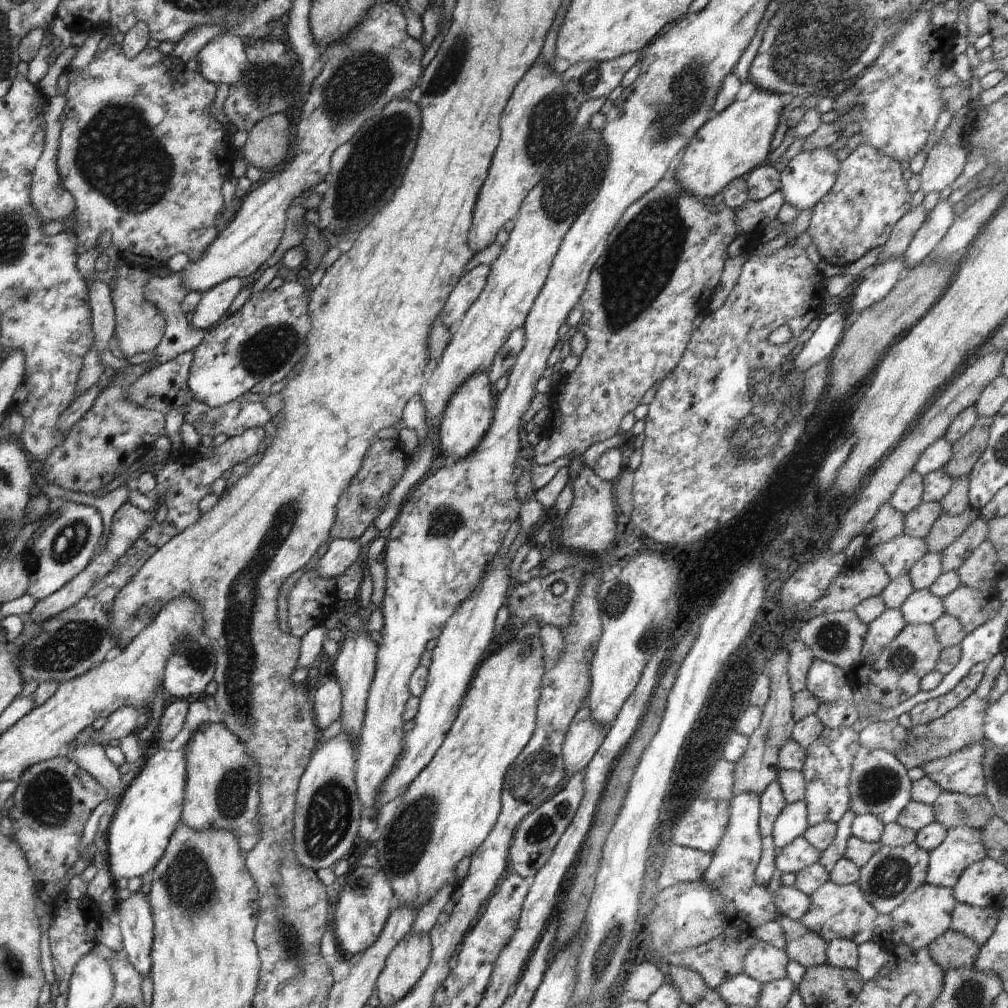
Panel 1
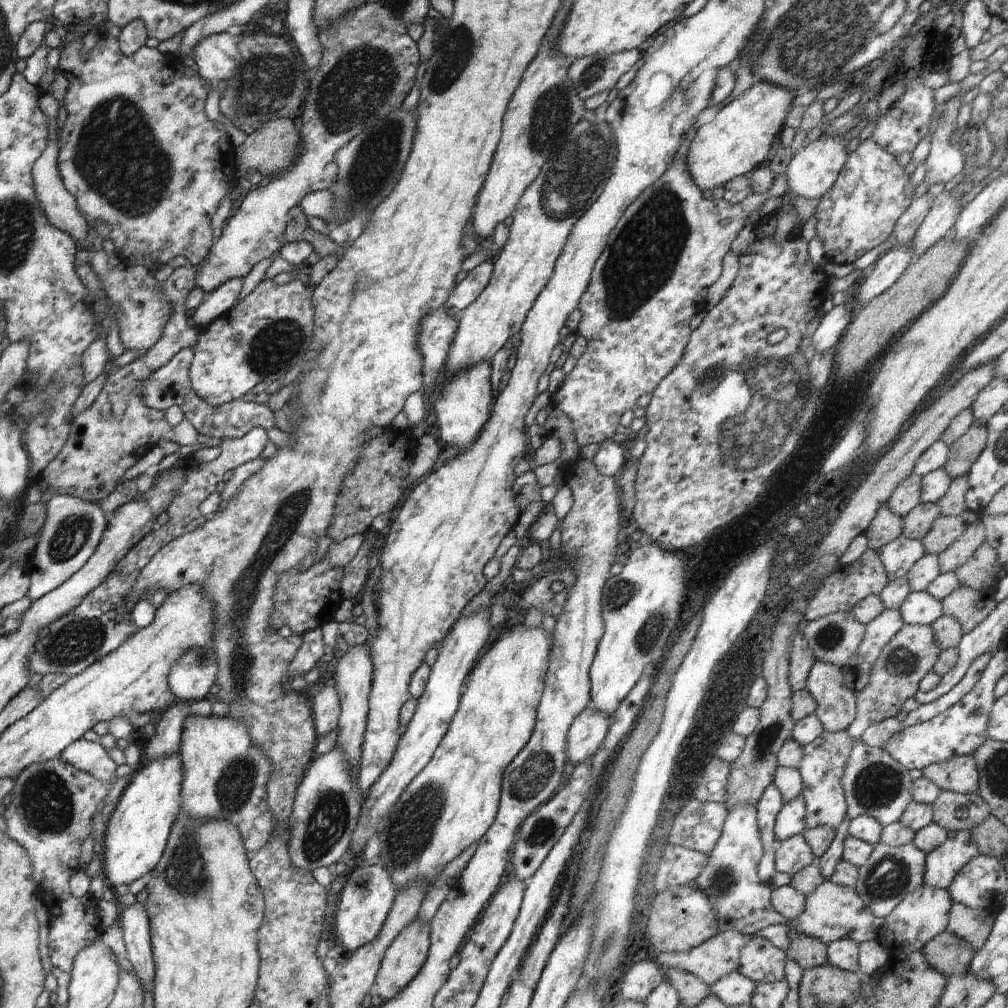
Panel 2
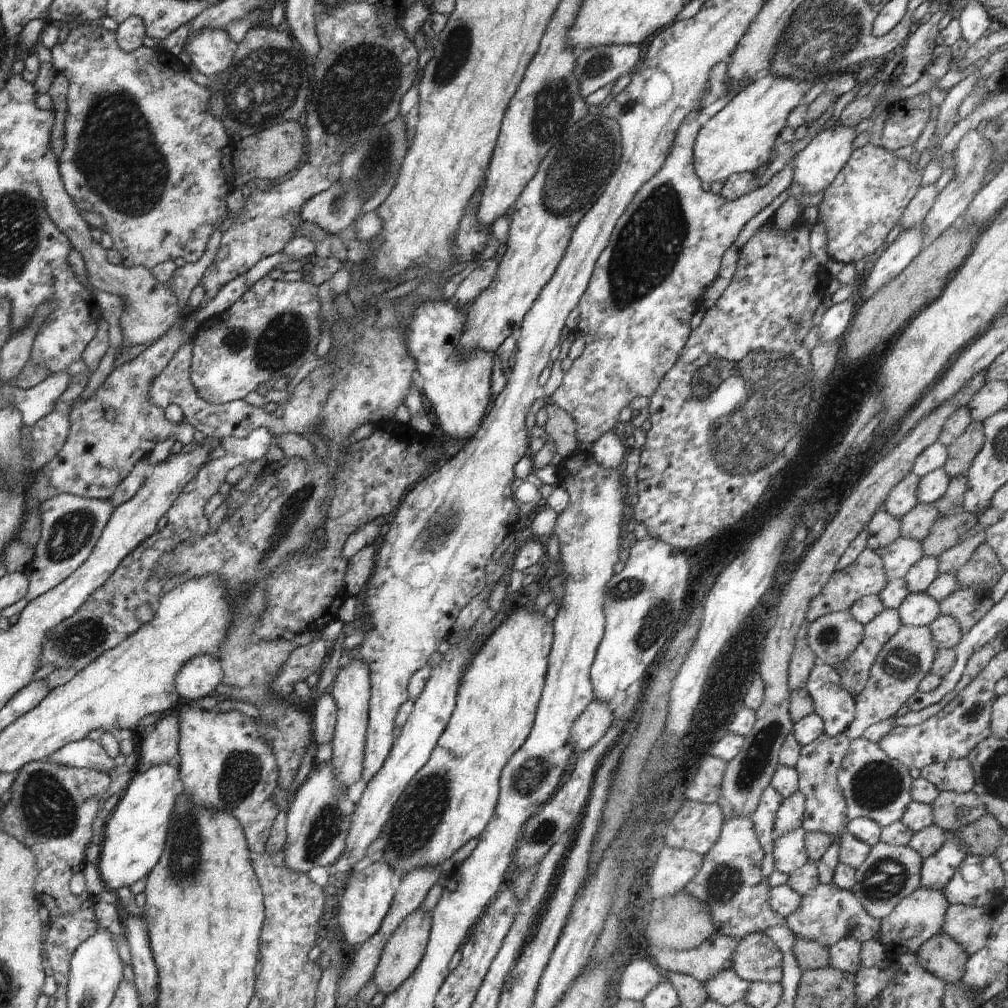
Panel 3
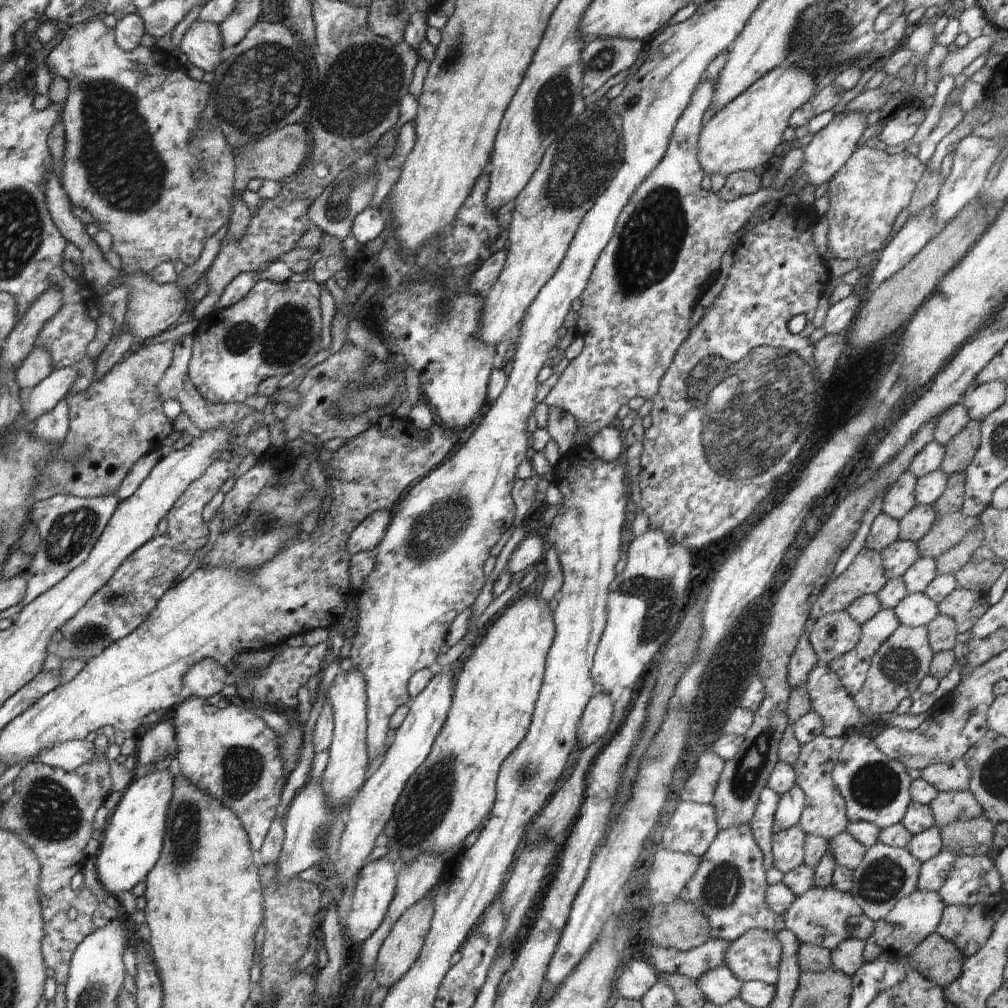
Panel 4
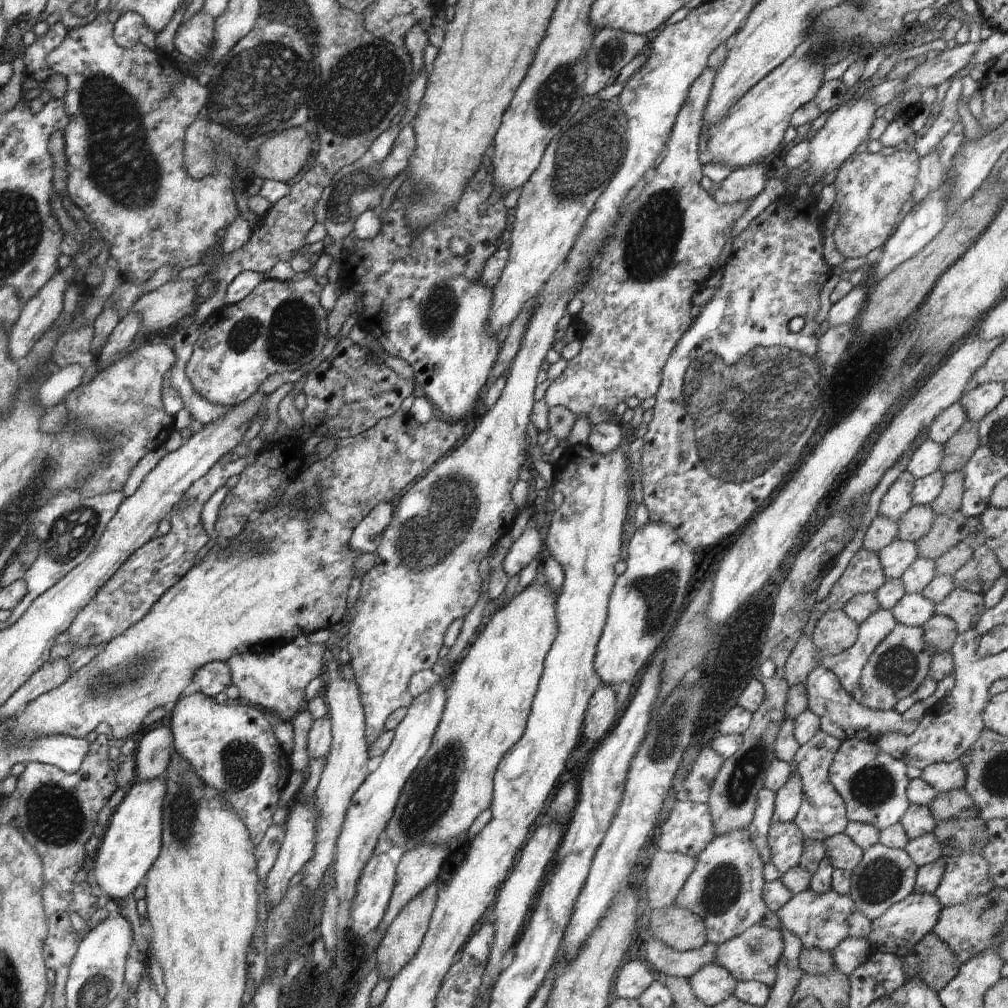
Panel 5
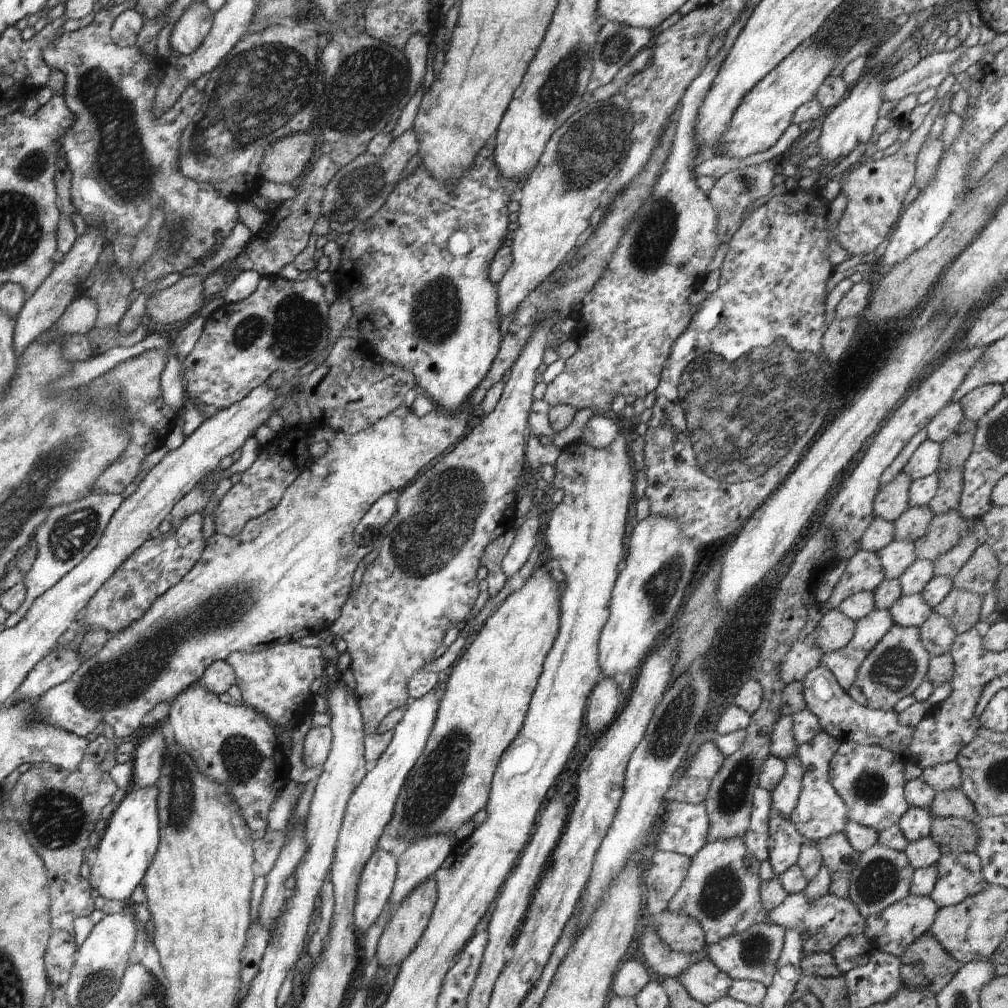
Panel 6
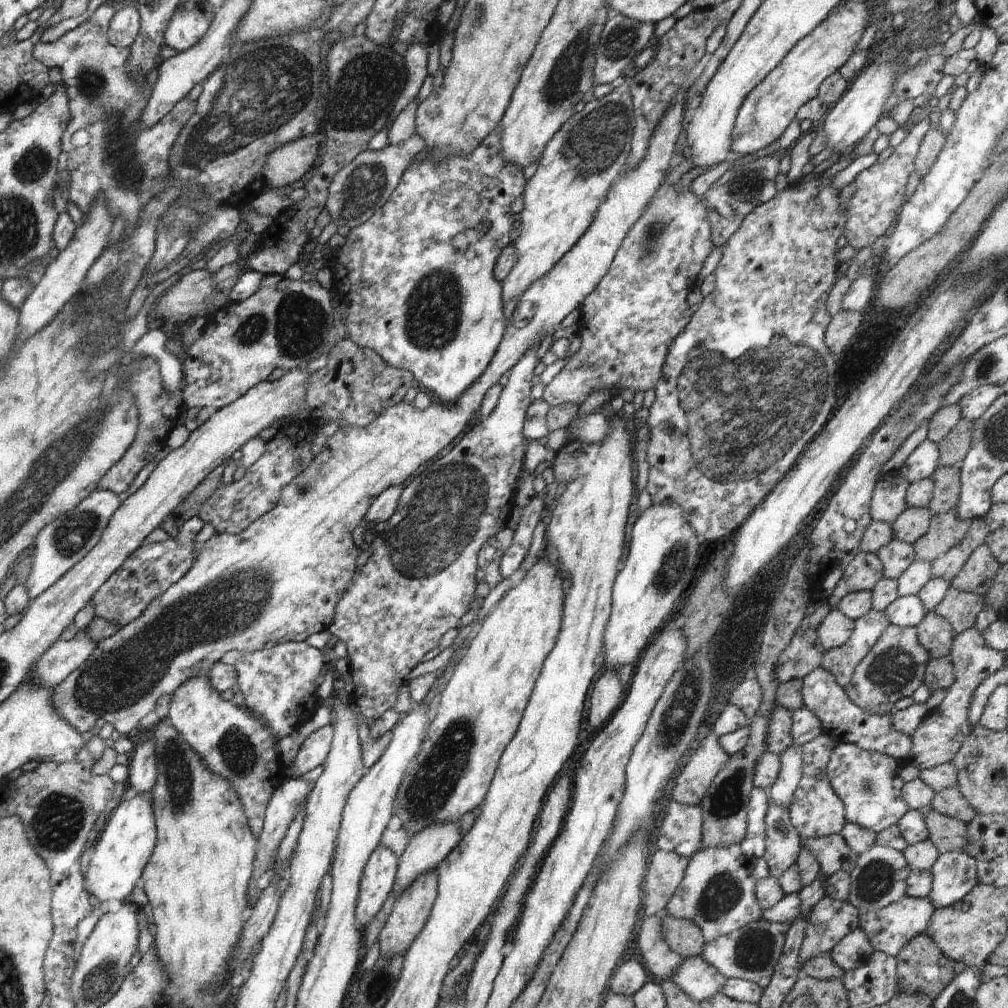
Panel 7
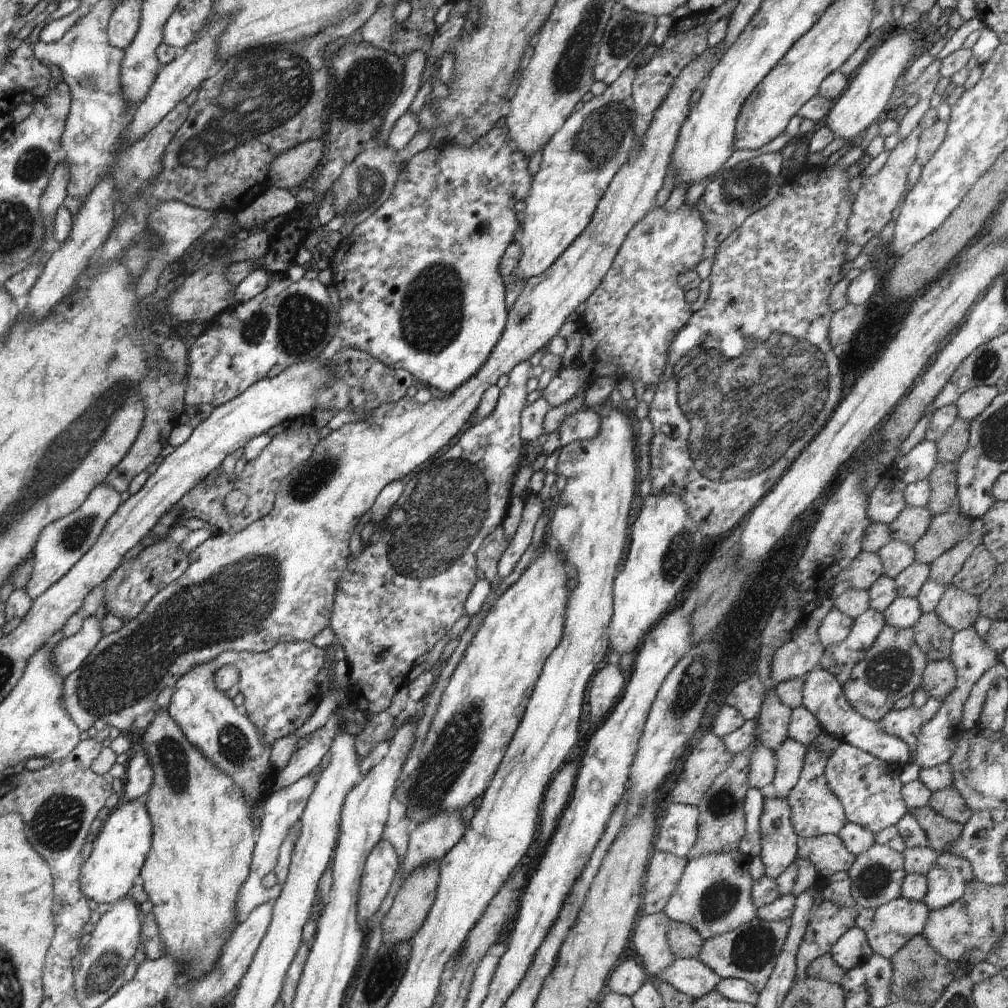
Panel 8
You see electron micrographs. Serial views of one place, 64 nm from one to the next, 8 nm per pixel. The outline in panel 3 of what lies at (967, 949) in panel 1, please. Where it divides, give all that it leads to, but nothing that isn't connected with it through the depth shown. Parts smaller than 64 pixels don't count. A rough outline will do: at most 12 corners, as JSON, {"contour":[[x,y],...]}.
{"contour":[[940,932],[916,950],[944,984],[962,980],[969,954]]}

